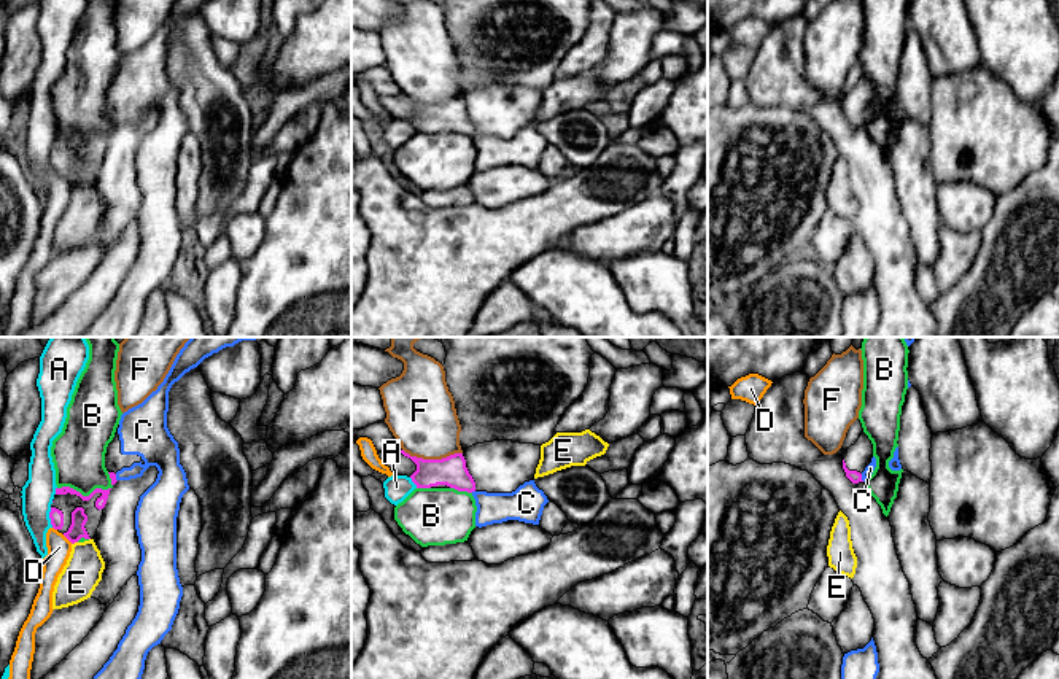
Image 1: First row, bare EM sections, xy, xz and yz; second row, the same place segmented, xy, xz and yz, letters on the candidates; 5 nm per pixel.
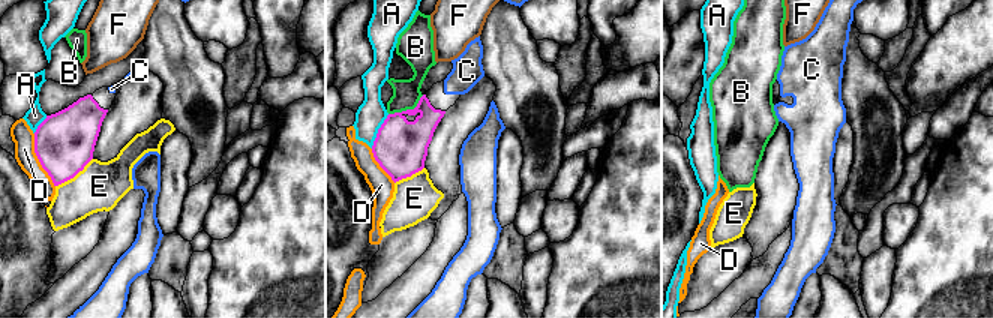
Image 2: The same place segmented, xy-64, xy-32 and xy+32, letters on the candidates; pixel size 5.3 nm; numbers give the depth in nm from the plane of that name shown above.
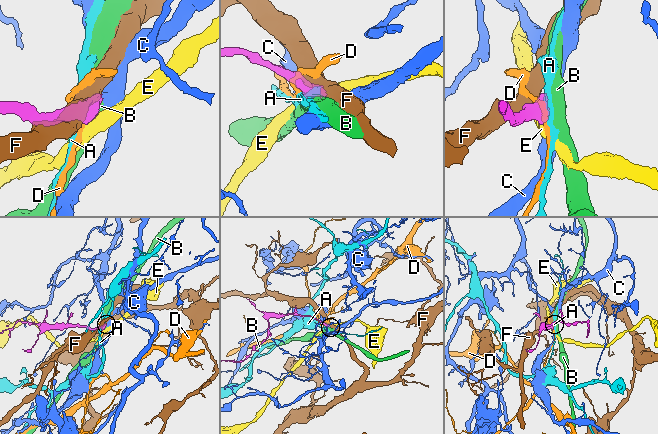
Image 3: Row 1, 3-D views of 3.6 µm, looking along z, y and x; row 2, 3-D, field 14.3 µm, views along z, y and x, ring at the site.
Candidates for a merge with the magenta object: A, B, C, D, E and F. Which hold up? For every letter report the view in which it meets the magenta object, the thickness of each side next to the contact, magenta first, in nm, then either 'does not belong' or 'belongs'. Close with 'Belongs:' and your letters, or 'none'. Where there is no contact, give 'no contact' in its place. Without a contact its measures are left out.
A: contact in xy; calibres 70 and 160 nm; does not belong
B: contact in xy; calibres 50 and 280 nm; does not belong
C: contact in yz; calibres 60 and 50 nm; belongs
D: contact in xy; calibres 90 and 120 nm; does not belong
E: contact in xy; calibres 90 and 190 nm; does not belong
F: contact in xz; calibres 150 and 360 nm; does not belong
Belongs: C

